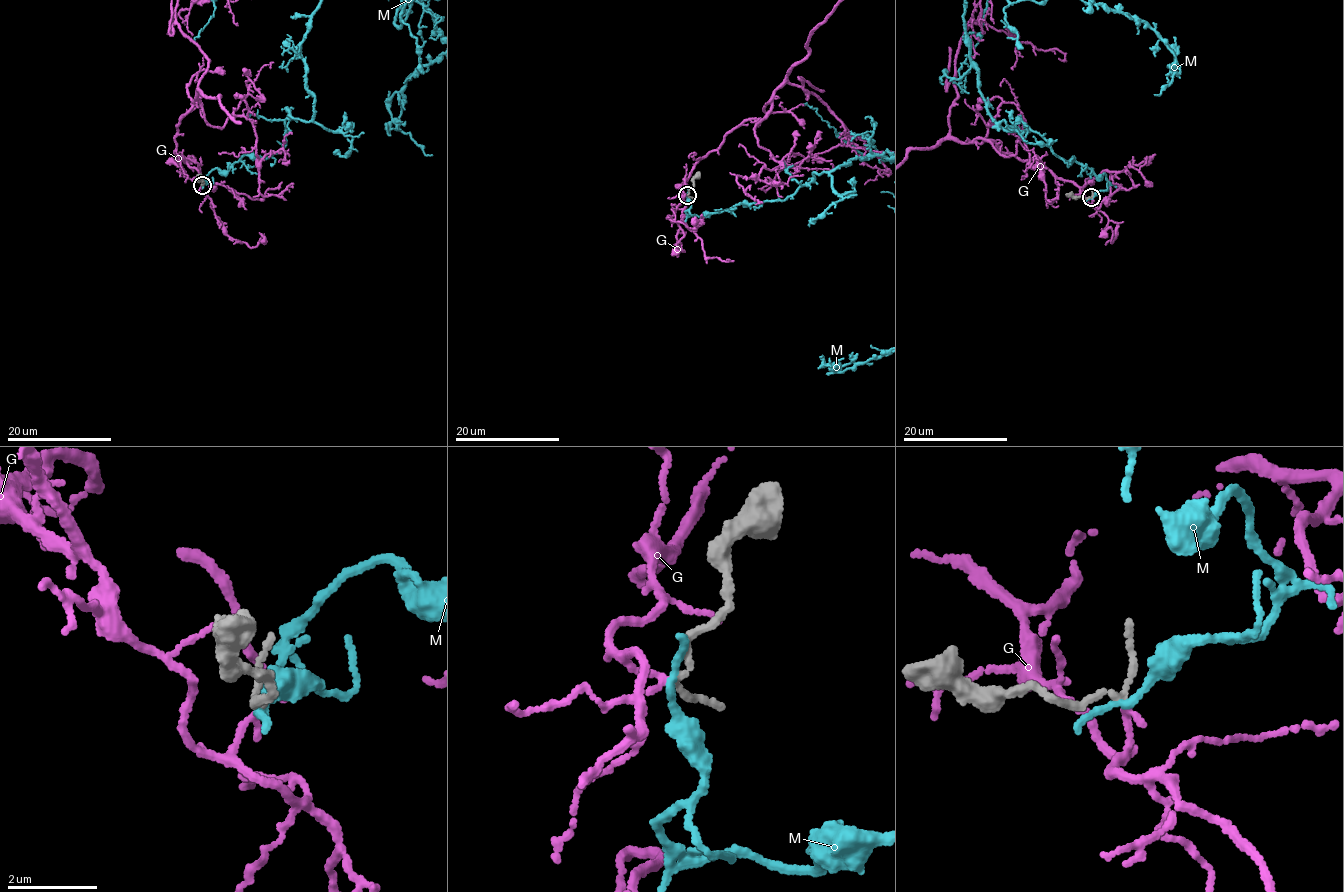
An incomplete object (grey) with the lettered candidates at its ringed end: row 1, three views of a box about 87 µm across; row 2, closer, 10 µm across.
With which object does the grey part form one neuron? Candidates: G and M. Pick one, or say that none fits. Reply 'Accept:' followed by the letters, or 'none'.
Accept: G

